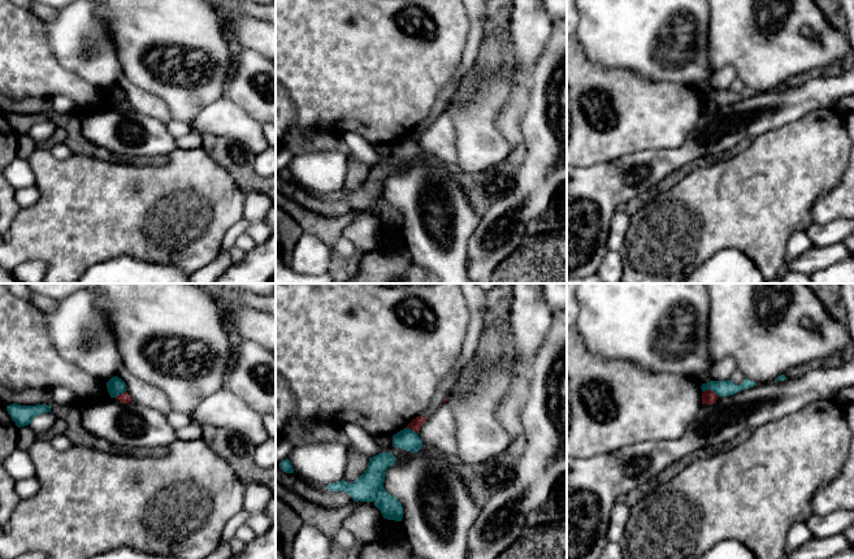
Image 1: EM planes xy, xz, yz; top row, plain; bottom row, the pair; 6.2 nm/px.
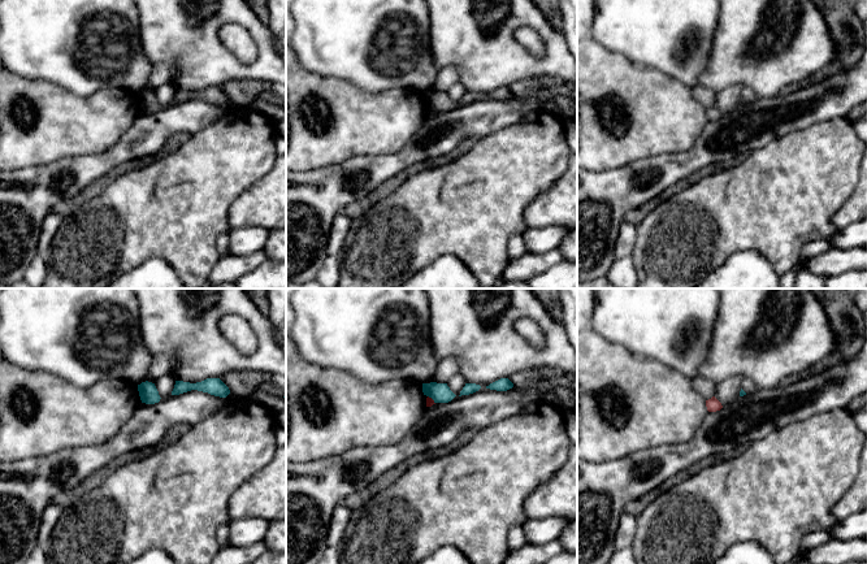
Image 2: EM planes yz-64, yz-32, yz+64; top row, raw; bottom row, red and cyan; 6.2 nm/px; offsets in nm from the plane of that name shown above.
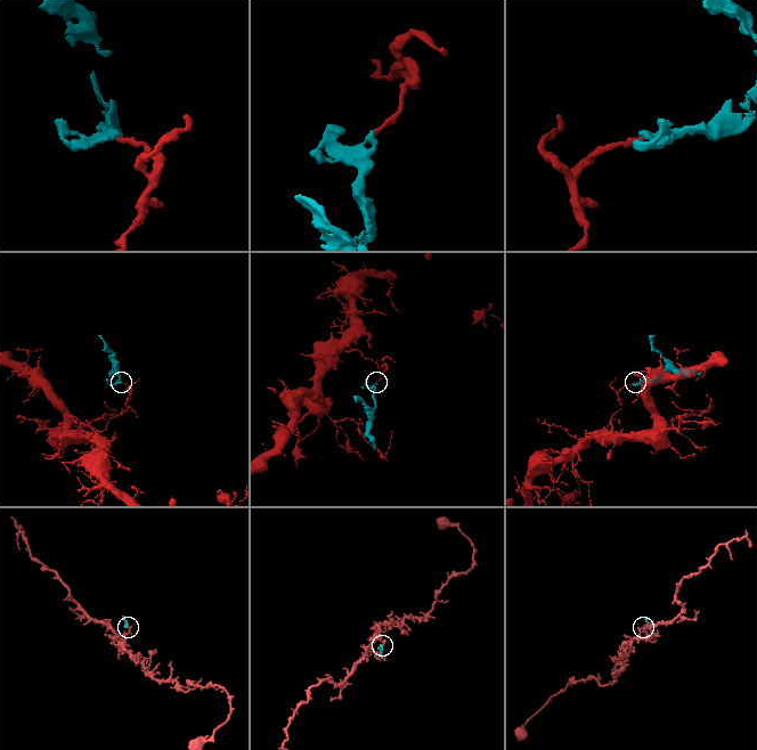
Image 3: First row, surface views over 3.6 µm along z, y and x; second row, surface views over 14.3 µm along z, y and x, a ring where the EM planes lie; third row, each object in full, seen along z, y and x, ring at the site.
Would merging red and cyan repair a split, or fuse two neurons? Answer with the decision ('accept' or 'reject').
reject

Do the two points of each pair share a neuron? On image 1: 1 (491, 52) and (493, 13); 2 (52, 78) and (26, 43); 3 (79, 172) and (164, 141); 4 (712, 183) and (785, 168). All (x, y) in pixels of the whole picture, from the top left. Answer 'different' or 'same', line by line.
1: different
2: same
3: different
4: same

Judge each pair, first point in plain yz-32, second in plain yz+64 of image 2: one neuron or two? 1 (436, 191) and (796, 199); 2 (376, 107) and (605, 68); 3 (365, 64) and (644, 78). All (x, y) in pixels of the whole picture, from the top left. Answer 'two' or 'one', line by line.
1: one
2: one
3: two

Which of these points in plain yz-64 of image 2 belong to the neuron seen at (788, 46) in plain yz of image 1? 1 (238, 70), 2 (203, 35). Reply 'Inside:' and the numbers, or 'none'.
Inside: 1, 2

